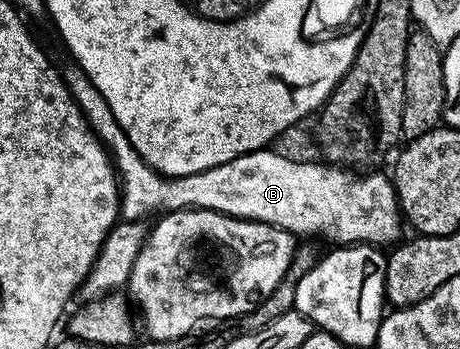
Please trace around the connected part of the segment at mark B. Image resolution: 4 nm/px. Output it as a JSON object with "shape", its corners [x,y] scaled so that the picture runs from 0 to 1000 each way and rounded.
{"shape":[[[150,186],[148,195],[137,195],[135,212],[139,218],[139,241],[148,246],[148,264],[157,272],[157,287],[174,304],[178,324],[183,327],[183,344],[189,347],[191,361],[198,364],[200,378],[215,393],[217,407],[226,413],[235,427],[235,441],[241,444],[246,470],[252,481],[252,499],[257,504],[257,521],[261,530],[261,616],[278,633],[313,633],[328,622],[346,619],[350,610],[363,610],[367,605],[398,605],[402,599],[433,599],[437,605],[472,605],[485,616],[498,616],[511,628],[550,628],[563,639],[585,639],[598,650],[611,650],[613,659],[630,665],[646,679],[659,679],[659,673],[707,673],[713,685],[724,685],[724,699],[730,702],[852,702],[872,682],[870,673],[870,639],[874,650],[874,619],[870,610],[870,579],[861,570],[861,533],[850,519],[850,510],[841,499],[835,501],[800,501],[809,496],[783,496],[772,513],[767,493],[759,481],[746,473],[715,473],[711,464],[693,461],[696,467],[678,467],[680,461],[663,461],[646,456],[633,441],[607,444],[604,436],[591,433],[593,427],[576,427],[570,433],[554,433],[552,438],[535,438],[526,450],[509,450],[509,461],[491,461],[483,473],[474,473],[465,484],[448,484],[446,490],[433,490],[420,501],[398,501],[396,507],[367,507],[363,501],[348,499],[346,490],[335,487],[313,453],[291,427],[291,415],[283,415],[283,404],[274,393],[274,381],[257,358],[257,347],[248,335],[248,324],[239,324],[239,301],[230,301],[230,289],[222,278],[222,266],[213,266],[213,255],[196,232],[196,221],[178,195]]]}

